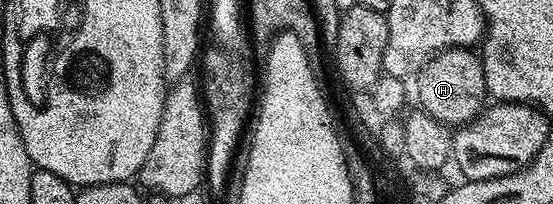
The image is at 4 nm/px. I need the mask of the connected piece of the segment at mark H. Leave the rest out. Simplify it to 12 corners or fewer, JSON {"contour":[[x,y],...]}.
{"contour":[[474,48],[442,49],[419,70],[418,108],[445,126],[485,108]]}

